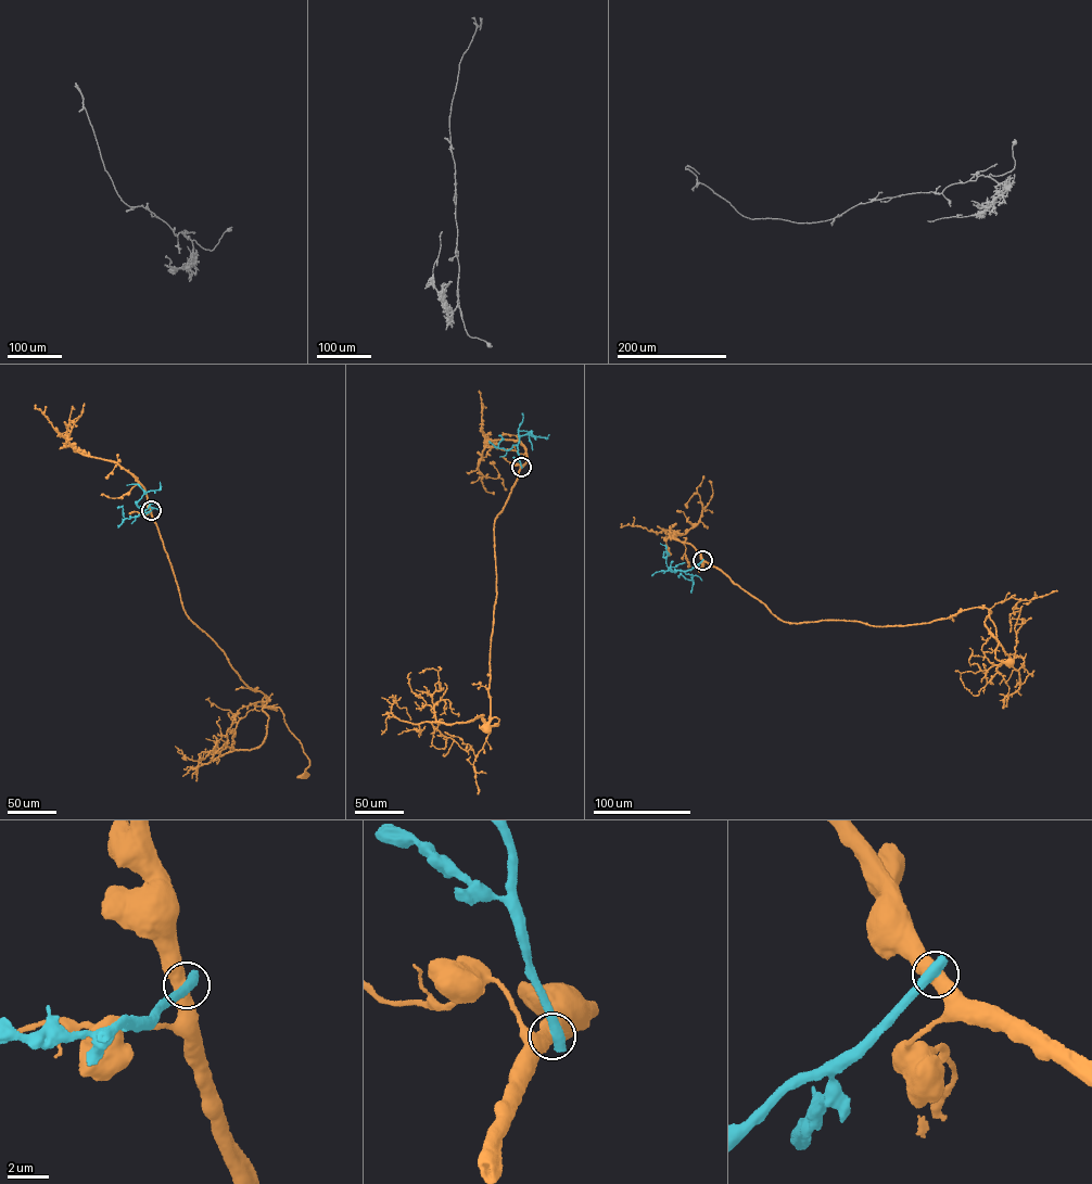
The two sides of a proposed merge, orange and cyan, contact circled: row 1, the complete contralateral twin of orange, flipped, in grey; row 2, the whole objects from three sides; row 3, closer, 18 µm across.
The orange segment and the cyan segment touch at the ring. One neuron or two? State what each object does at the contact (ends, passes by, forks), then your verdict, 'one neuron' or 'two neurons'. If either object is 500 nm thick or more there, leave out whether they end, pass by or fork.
two neurons

